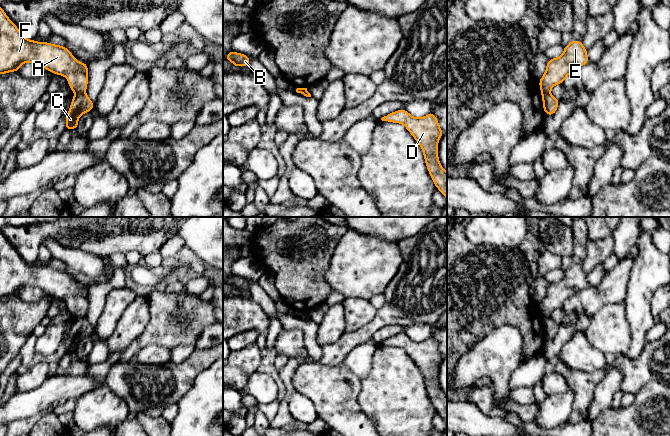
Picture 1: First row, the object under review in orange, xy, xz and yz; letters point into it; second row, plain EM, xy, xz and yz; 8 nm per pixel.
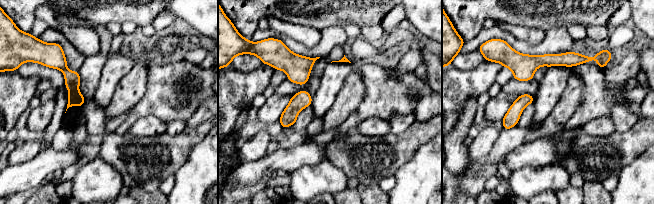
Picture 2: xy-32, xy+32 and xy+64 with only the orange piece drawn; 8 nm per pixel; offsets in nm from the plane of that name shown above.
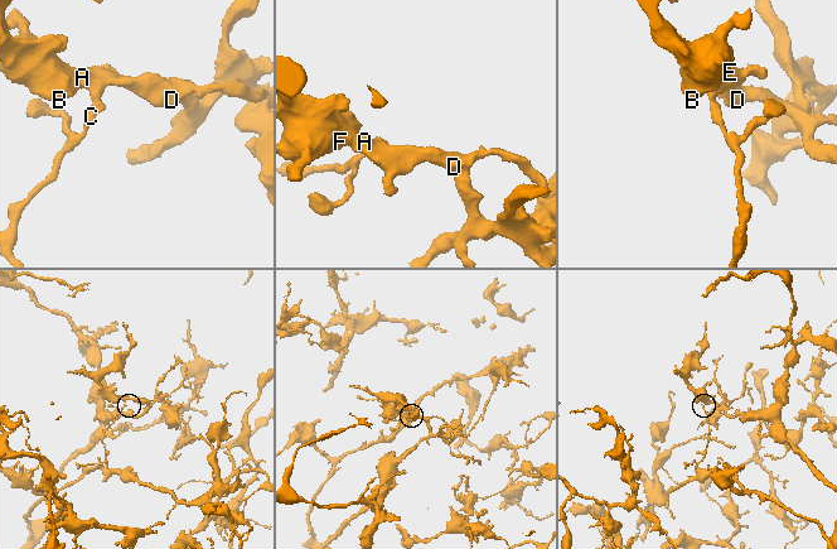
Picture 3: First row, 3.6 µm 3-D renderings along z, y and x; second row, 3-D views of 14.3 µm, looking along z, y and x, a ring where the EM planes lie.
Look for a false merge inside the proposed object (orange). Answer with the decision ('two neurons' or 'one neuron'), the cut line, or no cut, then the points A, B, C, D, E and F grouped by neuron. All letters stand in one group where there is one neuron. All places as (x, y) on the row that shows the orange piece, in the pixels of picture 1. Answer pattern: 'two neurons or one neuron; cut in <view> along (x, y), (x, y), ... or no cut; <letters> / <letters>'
two neurons; cut in xy along (84, 91), (76, 94); A B D E F / C

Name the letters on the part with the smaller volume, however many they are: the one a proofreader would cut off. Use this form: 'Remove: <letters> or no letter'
Remove: C

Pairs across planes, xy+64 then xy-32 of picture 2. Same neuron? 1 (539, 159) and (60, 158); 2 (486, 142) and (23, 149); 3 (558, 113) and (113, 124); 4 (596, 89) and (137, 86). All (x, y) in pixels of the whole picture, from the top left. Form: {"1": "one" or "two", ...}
{"1": "one", "2": "one", "3": "two", "4": "two"}

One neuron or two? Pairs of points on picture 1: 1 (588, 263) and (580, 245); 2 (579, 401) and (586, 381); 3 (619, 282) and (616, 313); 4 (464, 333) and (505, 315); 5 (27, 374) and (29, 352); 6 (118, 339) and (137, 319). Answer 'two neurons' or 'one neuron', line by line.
1: two neurons
2: one neuron
3: two neurons
4: one neuron
5: two neurons
6: one neuron

